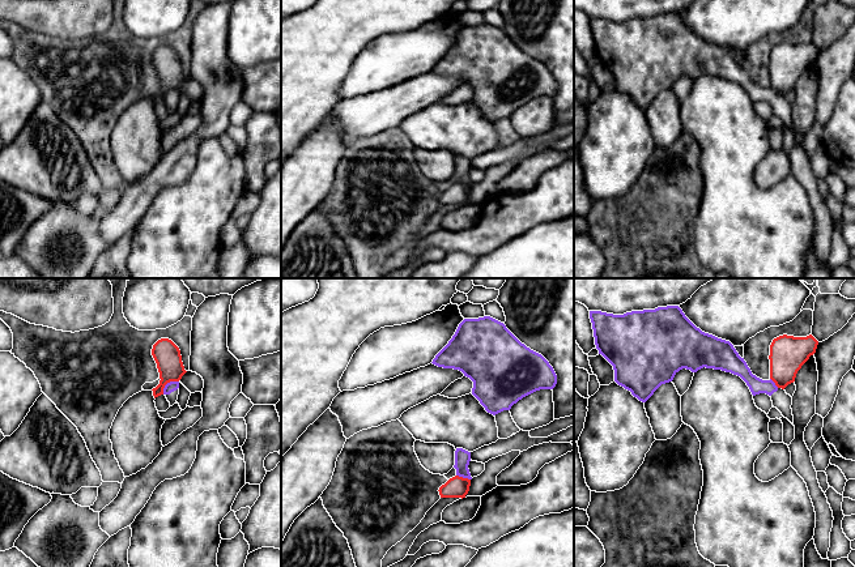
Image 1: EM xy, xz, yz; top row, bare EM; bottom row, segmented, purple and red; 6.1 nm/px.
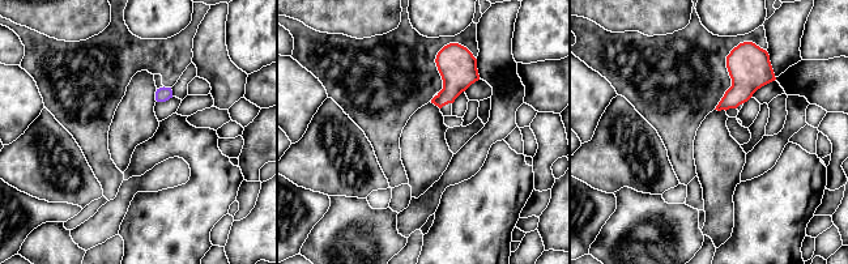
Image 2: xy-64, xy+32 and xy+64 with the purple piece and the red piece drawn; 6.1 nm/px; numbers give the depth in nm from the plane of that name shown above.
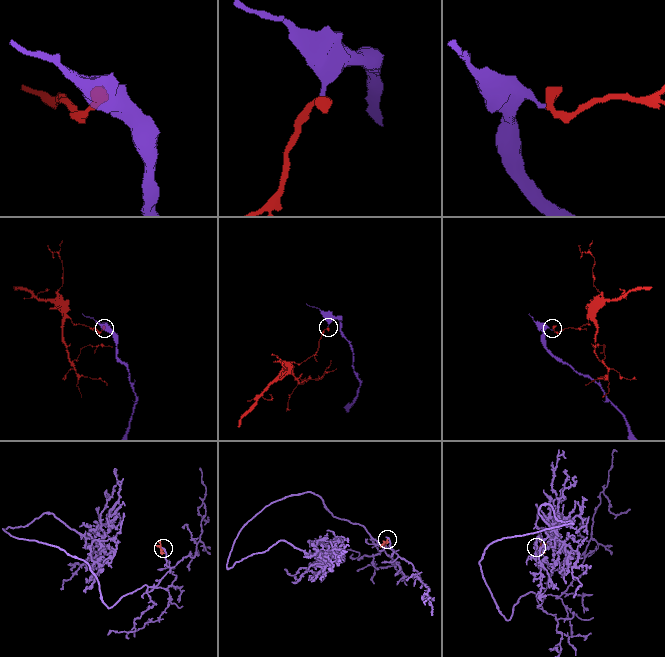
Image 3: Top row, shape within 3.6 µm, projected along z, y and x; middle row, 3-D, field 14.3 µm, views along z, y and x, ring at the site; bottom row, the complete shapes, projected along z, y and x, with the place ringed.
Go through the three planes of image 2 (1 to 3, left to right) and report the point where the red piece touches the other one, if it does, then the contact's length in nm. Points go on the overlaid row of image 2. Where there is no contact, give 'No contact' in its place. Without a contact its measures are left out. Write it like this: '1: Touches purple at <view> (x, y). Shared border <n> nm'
1: No contact
2: No contact
3: No contact

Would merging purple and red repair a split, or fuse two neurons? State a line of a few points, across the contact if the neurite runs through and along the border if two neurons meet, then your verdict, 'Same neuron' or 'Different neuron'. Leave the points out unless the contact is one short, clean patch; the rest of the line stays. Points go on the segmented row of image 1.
Line: xy (178, 380), (170, 380), (162, 393). Different neuron

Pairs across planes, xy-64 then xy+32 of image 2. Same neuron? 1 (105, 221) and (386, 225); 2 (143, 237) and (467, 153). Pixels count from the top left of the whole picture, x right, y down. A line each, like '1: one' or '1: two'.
1: two
2: two

